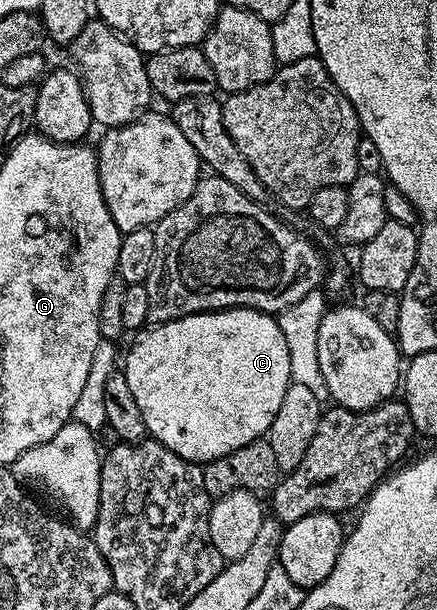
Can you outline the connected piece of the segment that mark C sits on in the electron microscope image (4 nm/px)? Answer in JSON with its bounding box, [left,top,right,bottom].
[122,307,292,464]

